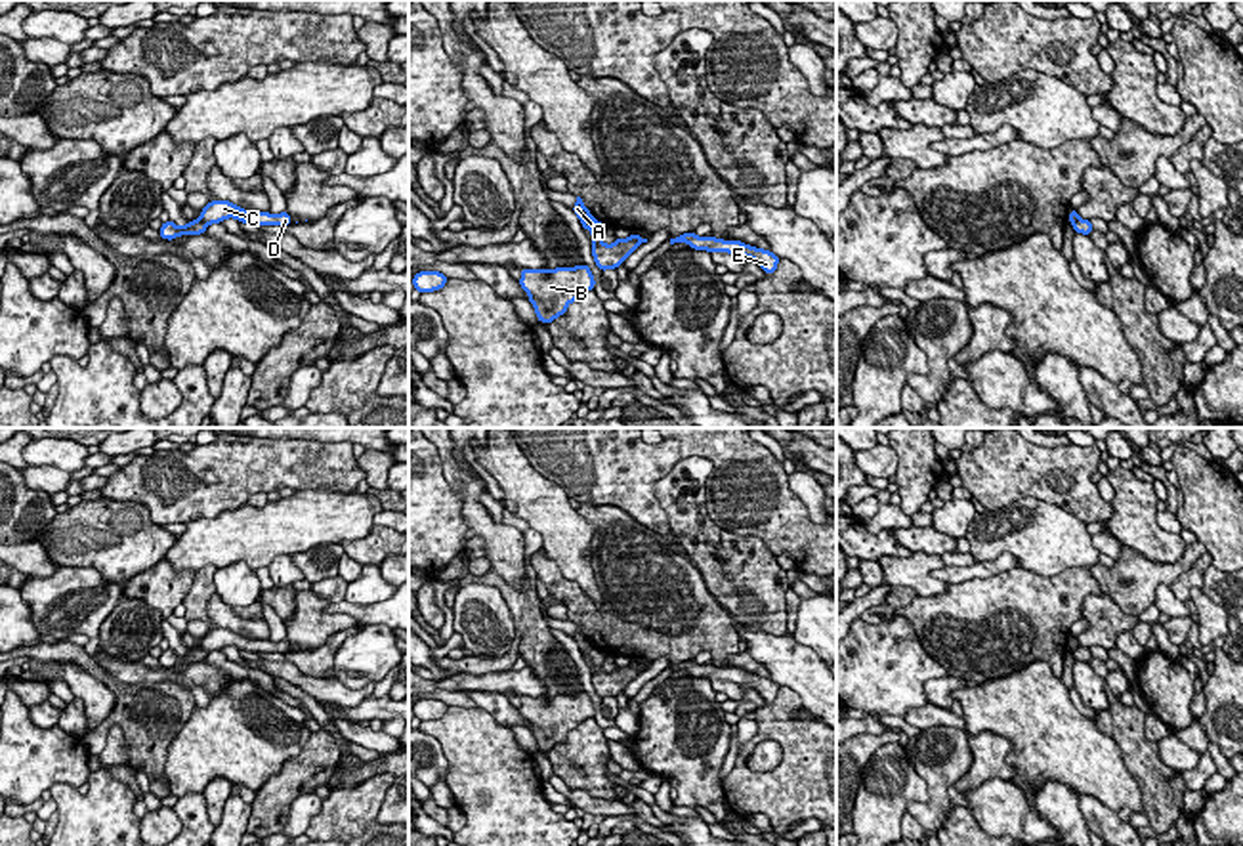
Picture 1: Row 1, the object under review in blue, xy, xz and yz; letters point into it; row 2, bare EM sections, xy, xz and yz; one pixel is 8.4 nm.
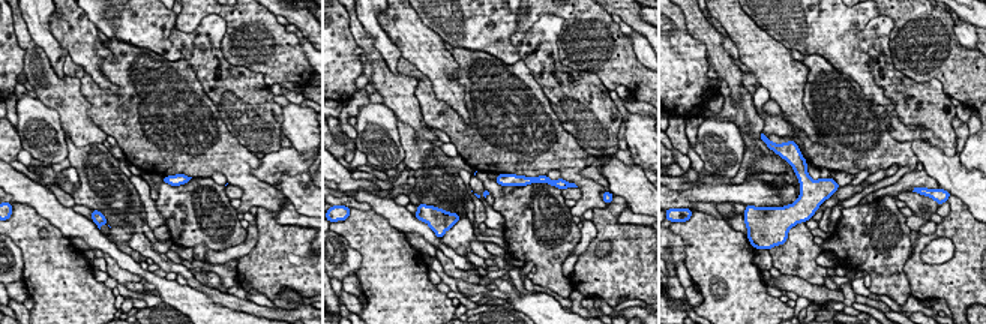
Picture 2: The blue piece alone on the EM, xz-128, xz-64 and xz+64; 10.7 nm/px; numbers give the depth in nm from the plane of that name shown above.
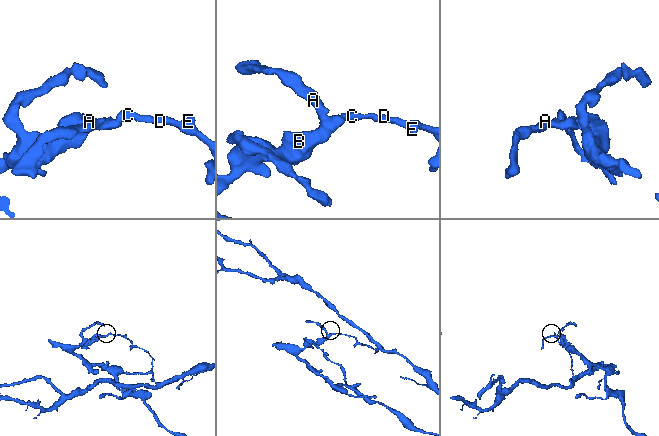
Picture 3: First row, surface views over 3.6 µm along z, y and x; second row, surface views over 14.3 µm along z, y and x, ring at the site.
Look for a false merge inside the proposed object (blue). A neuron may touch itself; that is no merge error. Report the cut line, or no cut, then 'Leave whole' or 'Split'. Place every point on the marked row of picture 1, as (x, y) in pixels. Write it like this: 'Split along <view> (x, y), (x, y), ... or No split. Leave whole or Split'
Split along xy (199, 220), (207, 224). Split

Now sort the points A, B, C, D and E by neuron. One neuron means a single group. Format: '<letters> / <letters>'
A B / C D E

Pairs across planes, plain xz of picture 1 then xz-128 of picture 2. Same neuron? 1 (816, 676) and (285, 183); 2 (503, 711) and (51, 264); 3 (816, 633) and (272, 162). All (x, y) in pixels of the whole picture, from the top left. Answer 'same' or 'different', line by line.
1: same
2: different
3: different

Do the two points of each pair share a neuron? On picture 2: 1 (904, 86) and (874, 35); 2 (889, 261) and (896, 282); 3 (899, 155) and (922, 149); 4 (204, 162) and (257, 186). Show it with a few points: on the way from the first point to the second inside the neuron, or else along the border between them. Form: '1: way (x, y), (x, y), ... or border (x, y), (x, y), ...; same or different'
1: way (890, 74), (881, 65), (878, 48); same
2: way (889, 266), (892, 278); same
3: border (890, 123), (889, 132), (907, 141), (919, 161); different
4: way (218, 162), (228, 162), (243, 177); same

